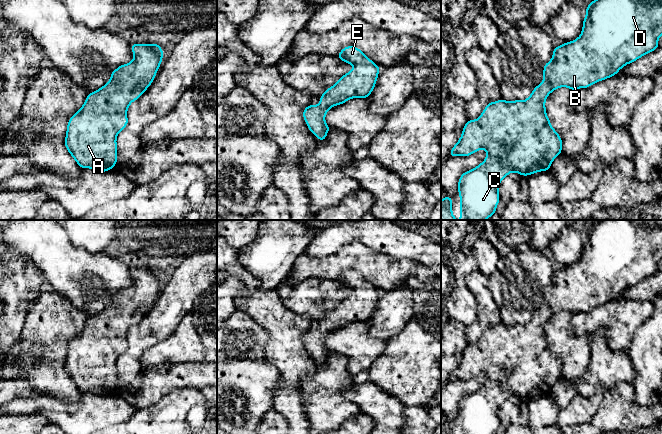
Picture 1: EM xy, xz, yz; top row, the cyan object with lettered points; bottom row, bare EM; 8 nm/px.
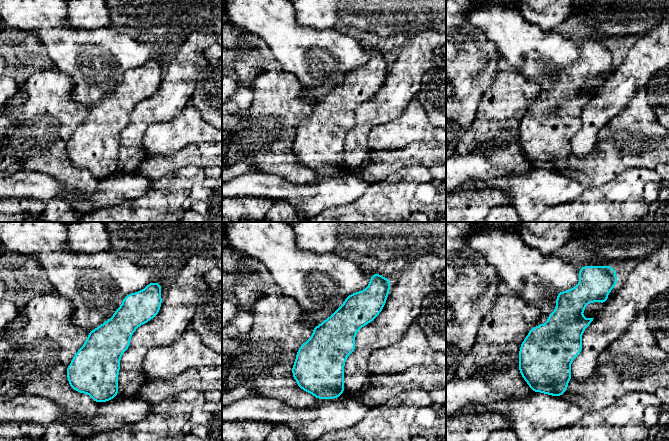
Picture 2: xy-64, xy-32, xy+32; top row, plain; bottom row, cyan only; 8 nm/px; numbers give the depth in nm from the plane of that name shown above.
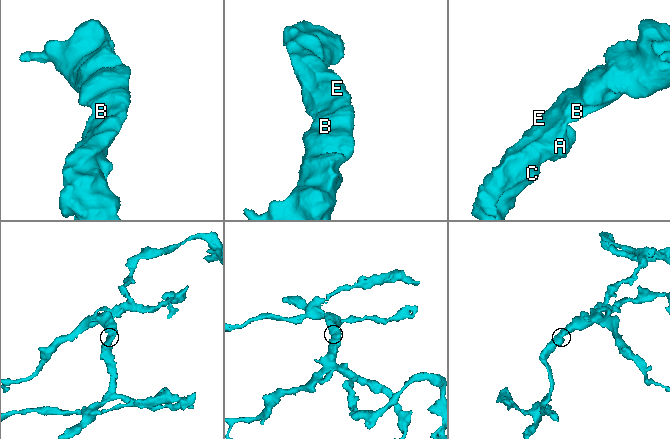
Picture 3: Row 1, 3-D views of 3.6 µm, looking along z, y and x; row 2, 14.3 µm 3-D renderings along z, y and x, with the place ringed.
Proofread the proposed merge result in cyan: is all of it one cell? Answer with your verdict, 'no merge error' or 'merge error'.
no merge error

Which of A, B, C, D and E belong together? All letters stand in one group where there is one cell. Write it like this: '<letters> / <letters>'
A B C D E

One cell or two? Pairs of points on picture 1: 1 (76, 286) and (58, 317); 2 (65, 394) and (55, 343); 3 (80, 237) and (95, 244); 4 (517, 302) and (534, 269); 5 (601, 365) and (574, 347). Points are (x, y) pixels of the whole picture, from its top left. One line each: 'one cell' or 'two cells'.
1: two cells
2: one cell
3: one cell
4: one cell
5: two cells

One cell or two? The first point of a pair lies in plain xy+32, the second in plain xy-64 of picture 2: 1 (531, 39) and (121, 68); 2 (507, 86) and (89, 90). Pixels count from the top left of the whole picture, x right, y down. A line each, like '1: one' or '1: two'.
1: one
2: two

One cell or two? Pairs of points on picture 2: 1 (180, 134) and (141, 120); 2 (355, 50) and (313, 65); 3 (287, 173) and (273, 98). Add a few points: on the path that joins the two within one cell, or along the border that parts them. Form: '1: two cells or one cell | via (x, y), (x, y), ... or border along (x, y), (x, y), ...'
1: two cells | border along (175, 116), (153, 123), (146, 130), (142, 145)
2: one cell | via (345, 53), (336, 53), (323, 57)
3: one cell | via (282, 154), (285, 140), (275, 125), (275, 117)

